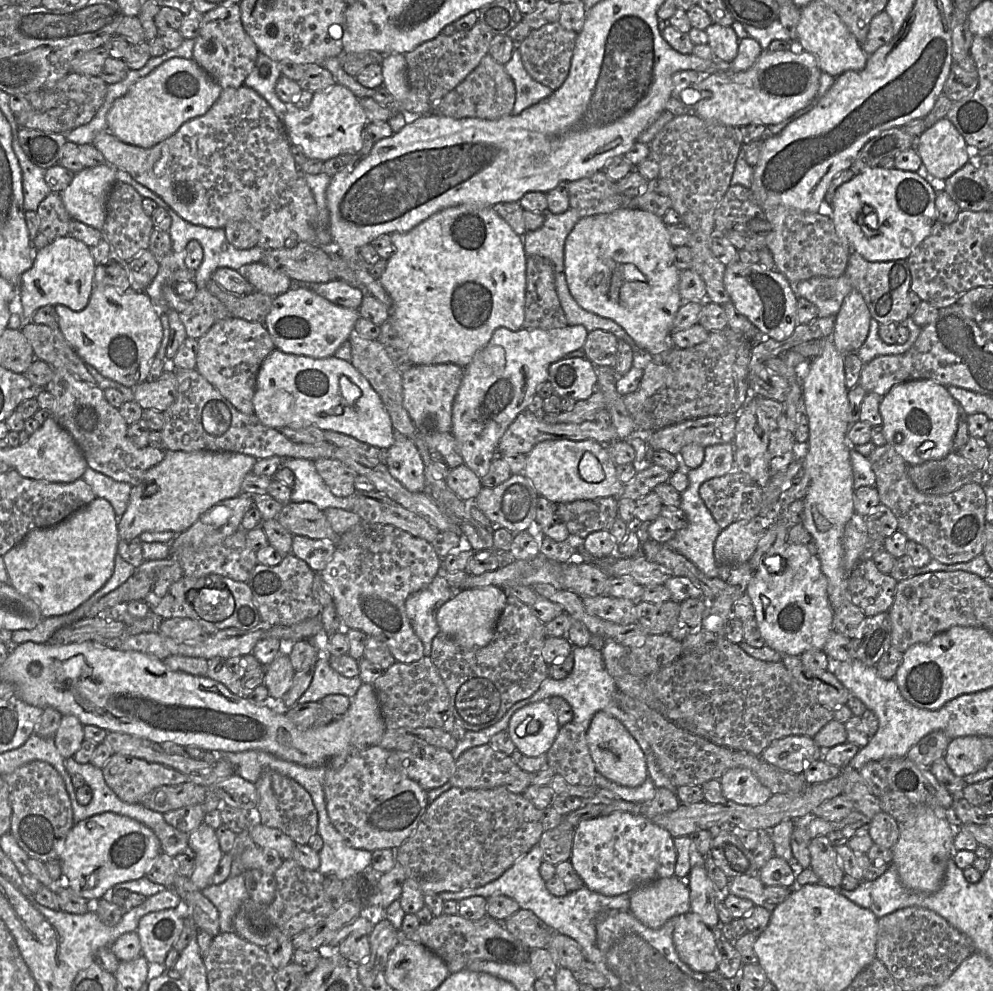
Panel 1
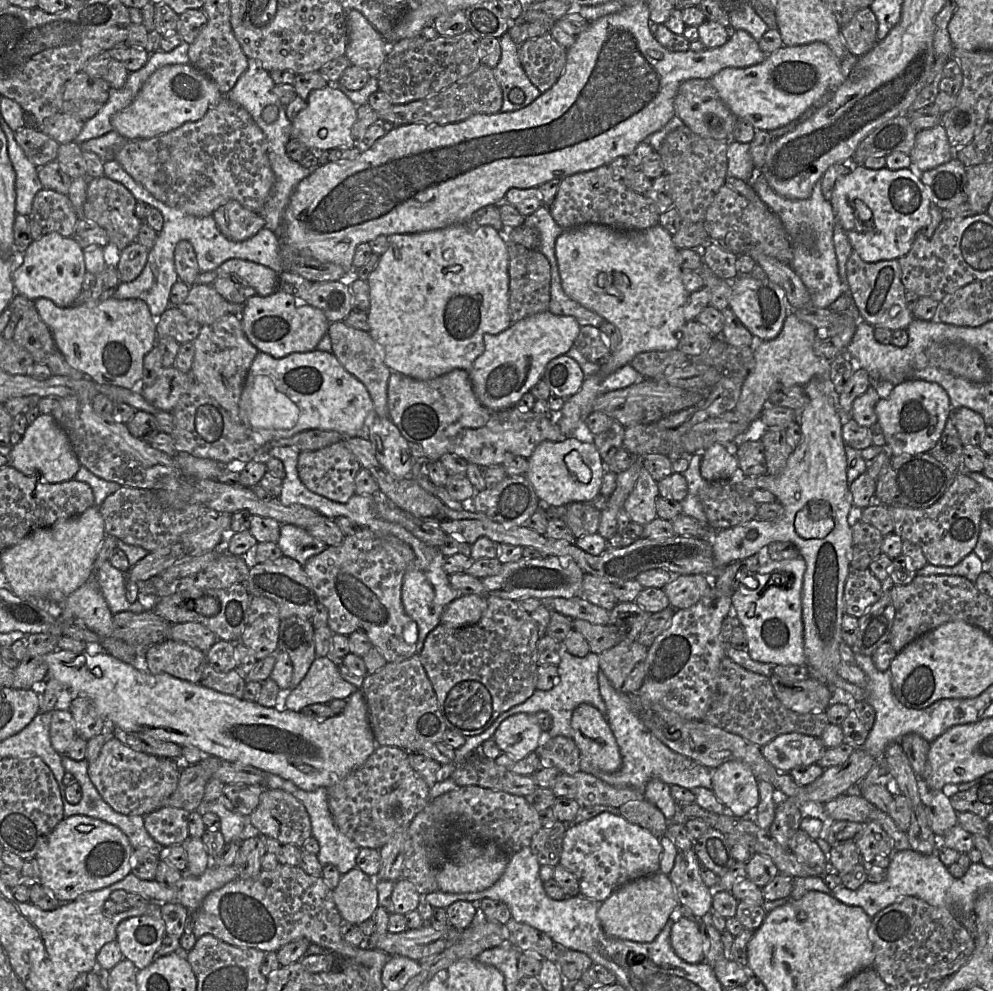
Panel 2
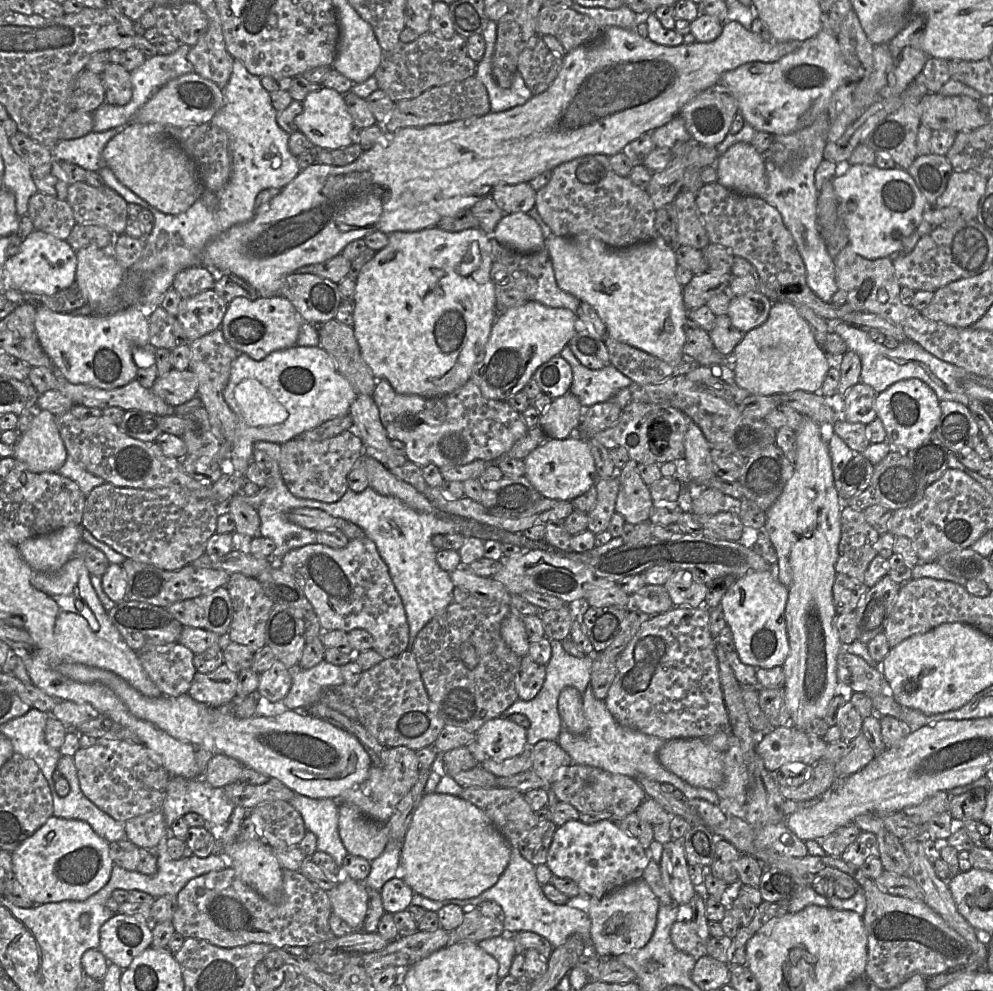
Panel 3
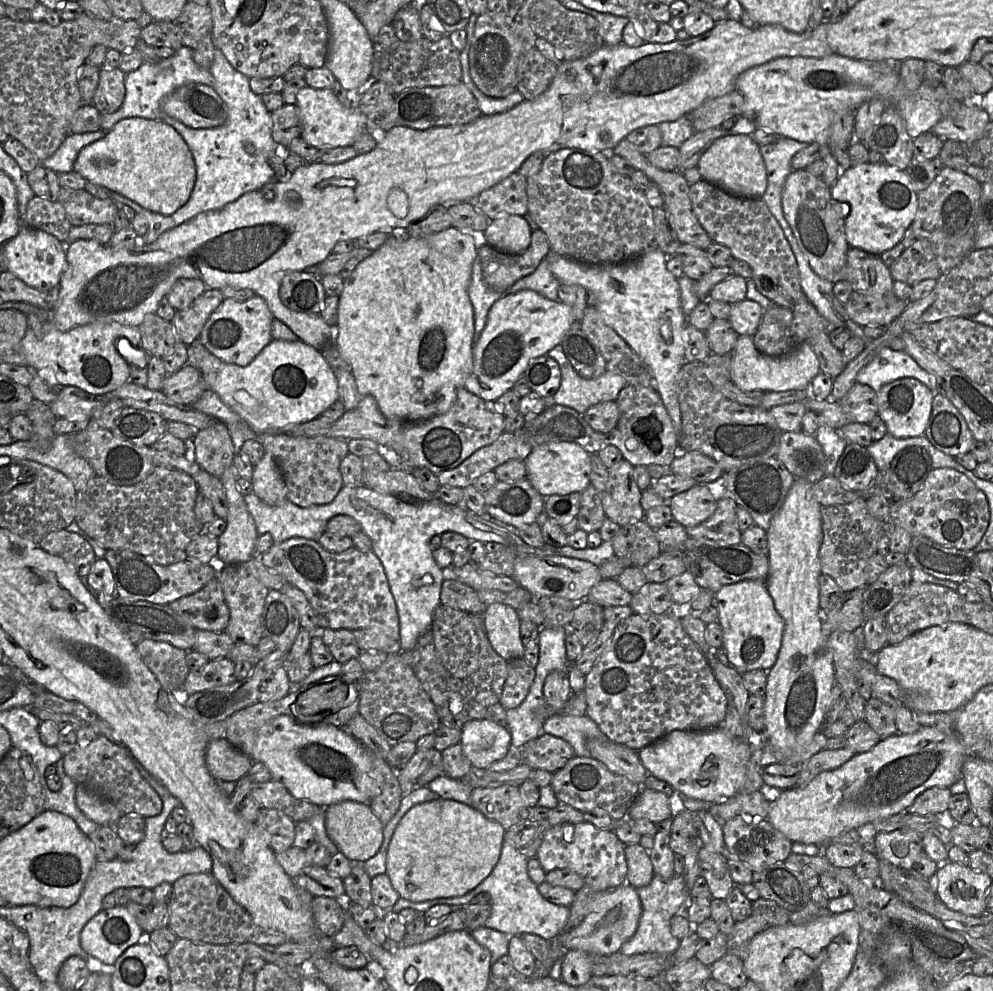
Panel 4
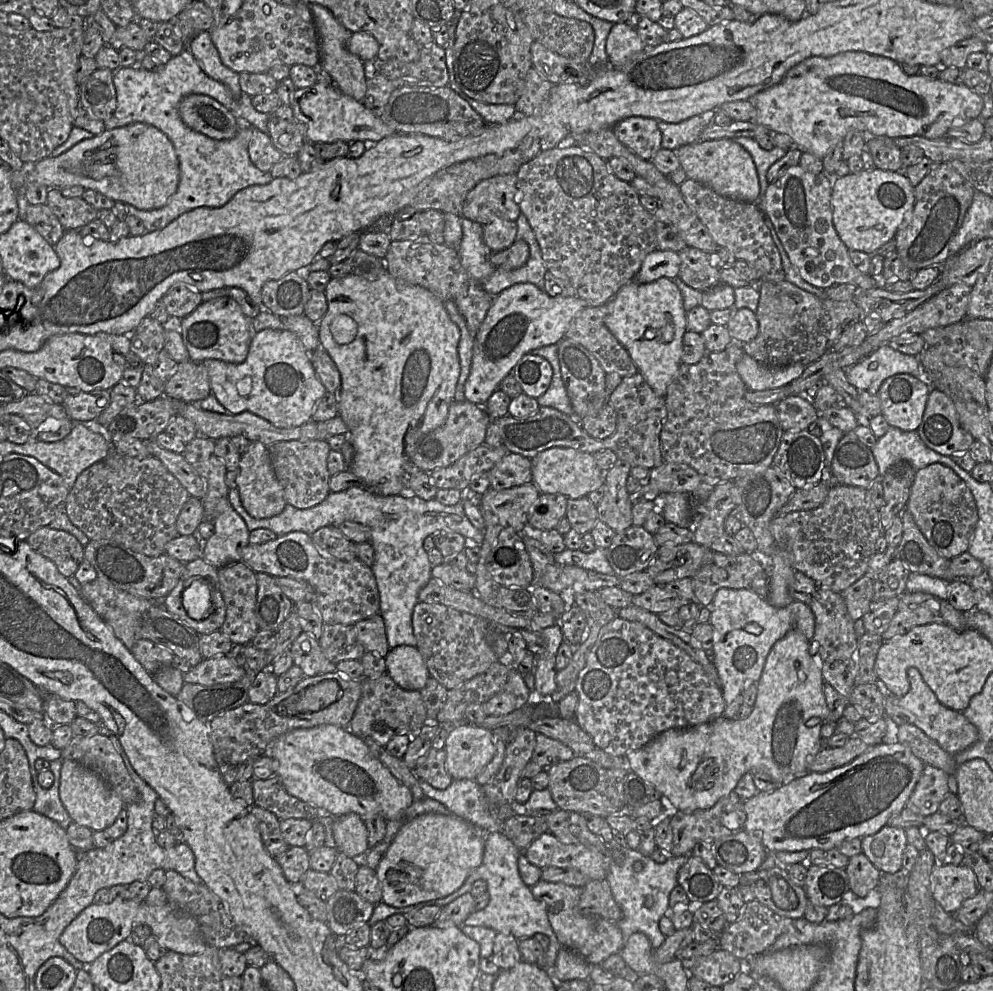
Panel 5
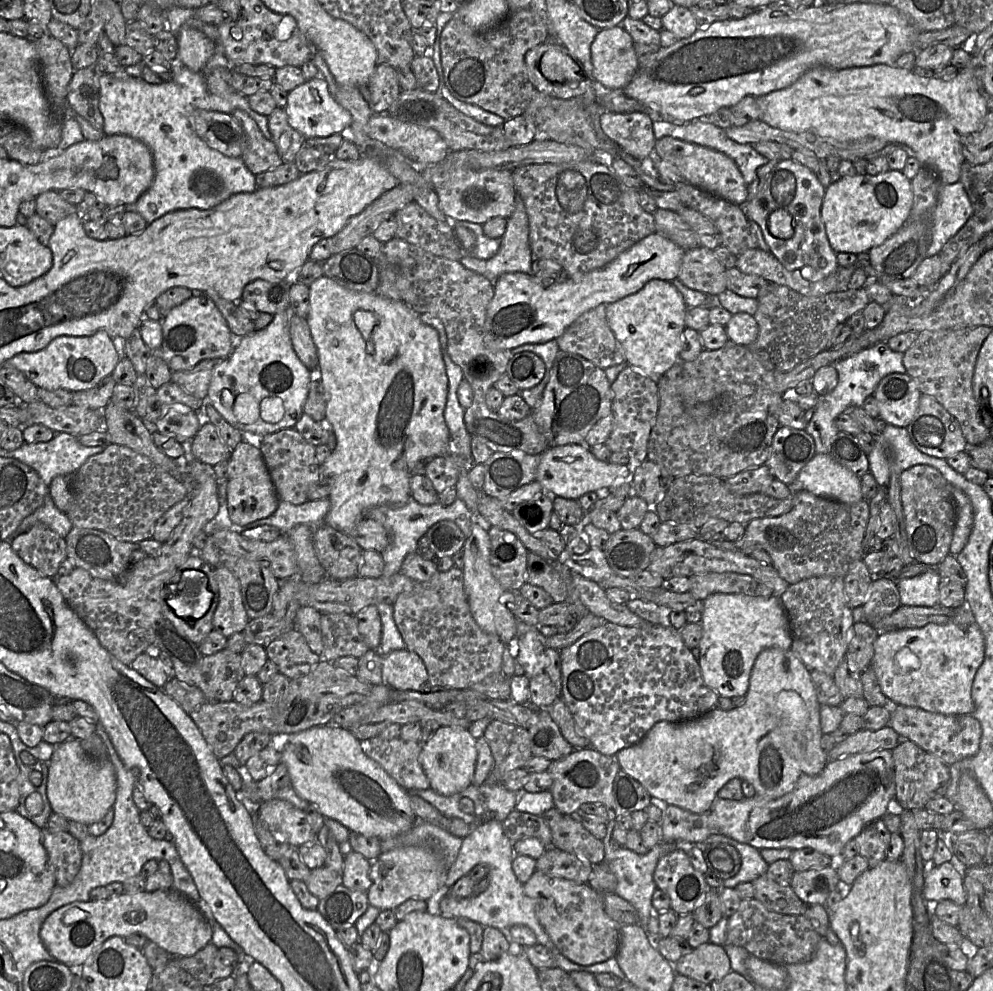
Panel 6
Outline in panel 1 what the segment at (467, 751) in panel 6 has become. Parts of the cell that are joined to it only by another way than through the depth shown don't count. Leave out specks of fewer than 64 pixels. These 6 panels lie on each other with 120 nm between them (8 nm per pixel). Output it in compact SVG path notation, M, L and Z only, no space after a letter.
M549 699L534 702L516 711L507 732L516 749L526 756L537 757L552 746L560 725Z

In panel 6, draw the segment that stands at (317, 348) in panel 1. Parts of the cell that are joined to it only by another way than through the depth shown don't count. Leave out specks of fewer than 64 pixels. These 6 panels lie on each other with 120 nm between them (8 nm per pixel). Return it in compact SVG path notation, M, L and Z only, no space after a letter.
M192 296L159 321L162 326L162 343L152 353L161 357L171 371L190 369L205 359L225 359L233 351L234 341L243 337L231 332L216 304L208 296Z

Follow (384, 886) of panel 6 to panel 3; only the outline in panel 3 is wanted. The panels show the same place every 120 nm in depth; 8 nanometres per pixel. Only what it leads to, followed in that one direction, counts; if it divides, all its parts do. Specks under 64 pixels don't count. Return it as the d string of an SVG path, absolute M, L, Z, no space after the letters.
M426 794L401 842L400 867L396 877L403 879L414 893L431 900L470 899L497 883L509 863L511 849L511 844L491 819L469 801L451 794Z

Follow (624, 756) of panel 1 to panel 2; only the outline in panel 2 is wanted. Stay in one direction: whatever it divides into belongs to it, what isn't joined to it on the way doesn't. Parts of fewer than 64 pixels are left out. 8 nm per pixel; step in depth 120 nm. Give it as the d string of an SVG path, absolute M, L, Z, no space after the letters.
M581 703L573 710L571 727L581 756L591 765L607 773L620 769L622 757L606 715L591 704Z

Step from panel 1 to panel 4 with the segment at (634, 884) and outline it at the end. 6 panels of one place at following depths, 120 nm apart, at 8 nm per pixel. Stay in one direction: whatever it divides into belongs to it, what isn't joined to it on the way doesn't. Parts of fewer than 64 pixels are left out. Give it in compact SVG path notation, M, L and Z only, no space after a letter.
M589 822L563 823L552 826L545 833L536 858L547 872L569 869L579 874L587 886L600 893L613 890L626 883L626 845L613 830L600 829Z

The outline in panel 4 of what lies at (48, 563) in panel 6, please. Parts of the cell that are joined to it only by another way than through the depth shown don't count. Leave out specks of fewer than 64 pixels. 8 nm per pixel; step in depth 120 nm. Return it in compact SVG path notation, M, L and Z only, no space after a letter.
M66 529L48 533L38 545L65 560L80 577L89 574L97 559L92 546L82 536Z

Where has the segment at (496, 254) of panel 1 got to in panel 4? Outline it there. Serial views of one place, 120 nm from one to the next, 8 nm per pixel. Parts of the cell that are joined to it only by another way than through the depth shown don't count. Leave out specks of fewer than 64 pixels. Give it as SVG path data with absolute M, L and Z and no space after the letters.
M453 226L425 237L405 236L402 233L395 234L391 235L371 256L363 260L347 279L344 279L344 288L338 301L338 321L336 326L330 326L334 327L332 328L332 342L338 348L343 359L351 366L351 372L360 395L374 397L379 410L387 419L420 421L442 415L450 410L455 403L458 390L464 387L473 368L474 311L469 298L468 287L477 252L475 237Z

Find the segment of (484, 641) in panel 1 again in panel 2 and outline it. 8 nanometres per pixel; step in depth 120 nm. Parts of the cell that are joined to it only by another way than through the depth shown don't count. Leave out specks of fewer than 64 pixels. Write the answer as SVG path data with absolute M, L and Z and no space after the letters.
M461 595L451 601L443 610L440 623L452 628L477 623L487 608L487 596Z

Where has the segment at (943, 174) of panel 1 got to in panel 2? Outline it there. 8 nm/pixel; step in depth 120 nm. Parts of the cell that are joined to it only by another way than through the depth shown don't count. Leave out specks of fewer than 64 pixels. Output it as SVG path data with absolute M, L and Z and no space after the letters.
M942 124L933 128L923 129L917 132L915 145L910 153L910 157L915 166L921 171L934 169L955 158L955 149L950 145L947 133Z

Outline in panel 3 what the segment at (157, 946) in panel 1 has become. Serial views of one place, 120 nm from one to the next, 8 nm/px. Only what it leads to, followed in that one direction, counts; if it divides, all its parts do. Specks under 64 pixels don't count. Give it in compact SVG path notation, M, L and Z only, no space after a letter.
M116 913L100 928L98 950L110 964L125 970L137 956L152 946L154 923Z

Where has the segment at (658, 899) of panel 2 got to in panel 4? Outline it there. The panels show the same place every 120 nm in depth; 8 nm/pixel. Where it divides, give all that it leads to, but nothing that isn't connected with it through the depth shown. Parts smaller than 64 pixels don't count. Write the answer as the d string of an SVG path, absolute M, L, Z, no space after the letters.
M625 883L613 890L597 893L590 904L590 912L580 925L568 933L561 931L552 939L559 939L560 943L569 950L575 949L584 951L590 955L608 956L619 952L622 945L632 938L638 928L641 913L642 906L637 889Z

